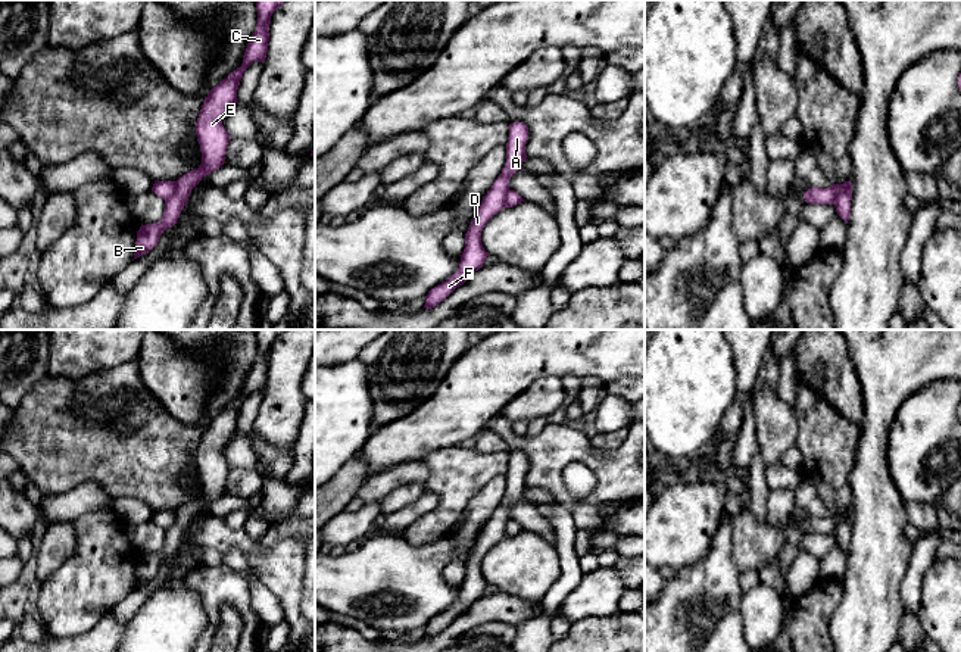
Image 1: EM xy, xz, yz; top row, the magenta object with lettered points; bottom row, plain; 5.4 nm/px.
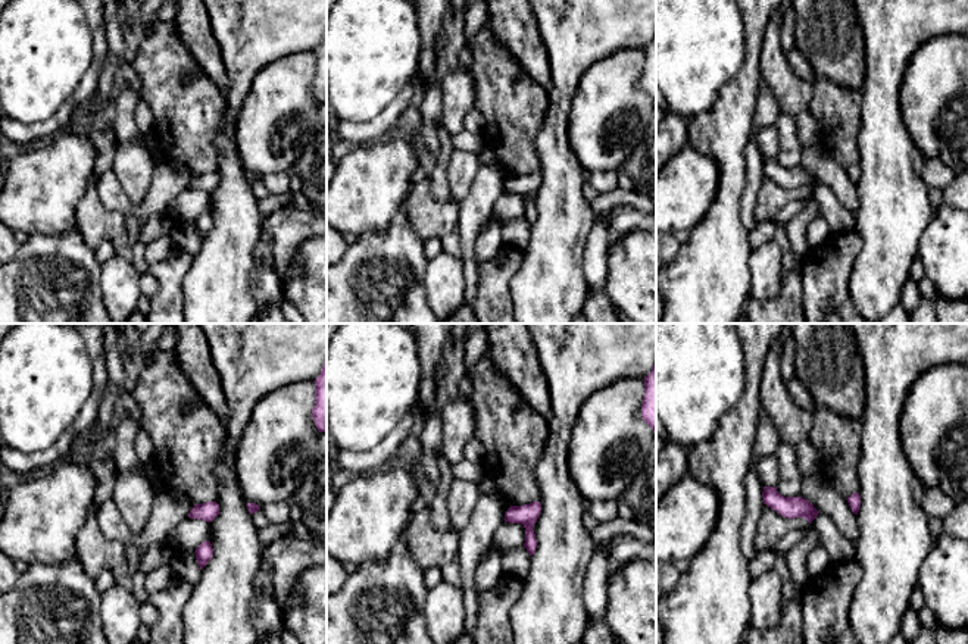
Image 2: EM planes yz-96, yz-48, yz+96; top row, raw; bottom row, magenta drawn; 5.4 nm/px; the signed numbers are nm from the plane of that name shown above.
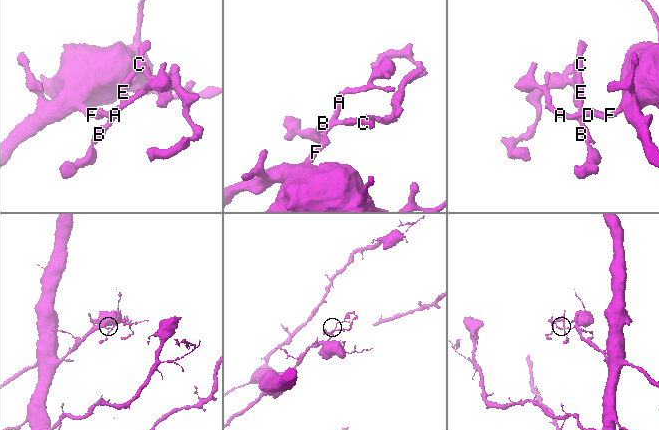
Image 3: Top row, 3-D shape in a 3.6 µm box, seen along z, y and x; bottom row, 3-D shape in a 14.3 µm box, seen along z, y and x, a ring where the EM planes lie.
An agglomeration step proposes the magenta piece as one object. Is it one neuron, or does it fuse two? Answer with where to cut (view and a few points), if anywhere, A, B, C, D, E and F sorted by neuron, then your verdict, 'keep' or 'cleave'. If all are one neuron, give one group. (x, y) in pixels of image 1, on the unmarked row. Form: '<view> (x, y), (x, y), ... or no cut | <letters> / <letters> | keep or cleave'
yz (851, 521), (842, 518), (832, 533) | A D F / B C E | cleave

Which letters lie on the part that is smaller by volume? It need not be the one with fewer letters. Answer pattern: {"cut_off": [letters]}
{"cut_off": ["B", "C", "E"]}

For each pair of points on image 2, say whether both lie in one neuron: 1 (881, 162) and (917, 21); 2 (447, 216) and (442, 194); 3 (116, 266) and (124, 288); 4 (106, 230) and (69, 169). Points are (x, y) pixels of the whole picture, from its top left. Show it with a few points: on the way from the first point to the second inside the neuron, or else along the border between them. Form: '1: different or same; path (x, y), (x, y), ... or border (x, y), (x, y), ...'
1: same; path (881, 127), (881, 81), (886, 56)
2: different; border (428, 175), (431, 193), (439, 200), (453, 199)
3: same; path (116, 272), (119, 283)
4: different; border (91, 181), (78, 205), (75, 227)

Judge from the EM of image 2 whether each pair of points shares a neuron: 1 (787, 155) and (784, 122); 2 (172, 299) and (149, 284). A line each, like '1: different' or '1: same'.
1: same
2: different

